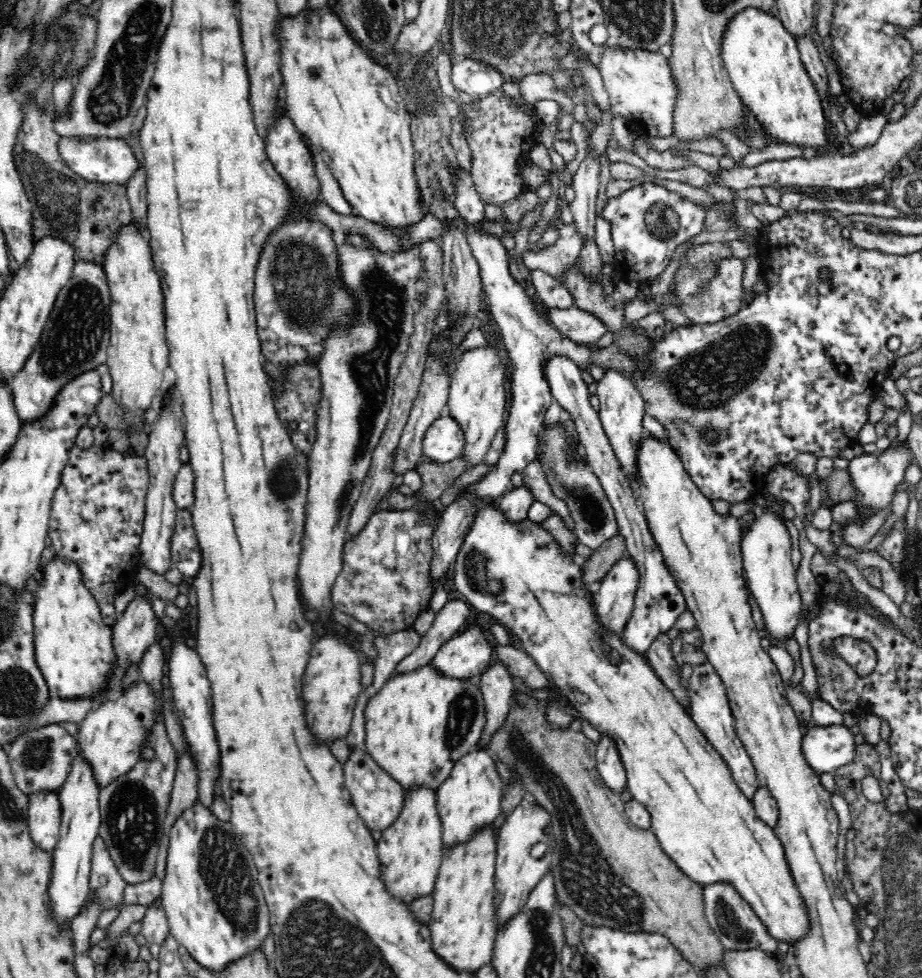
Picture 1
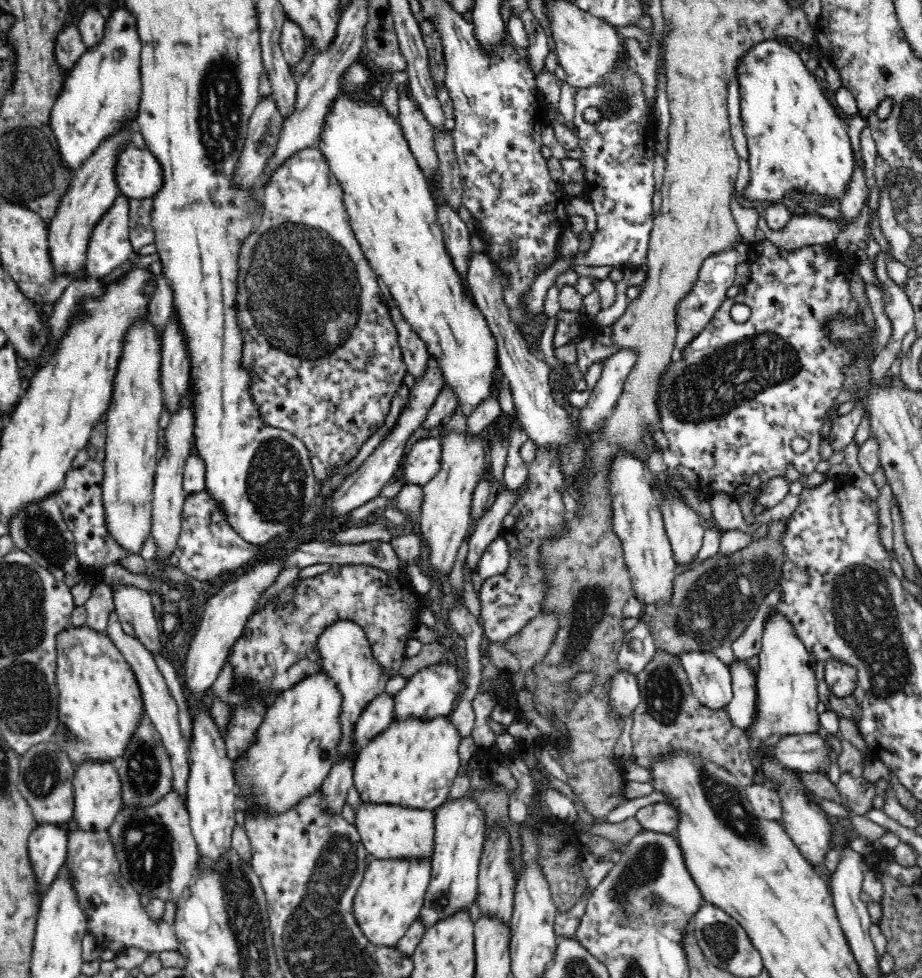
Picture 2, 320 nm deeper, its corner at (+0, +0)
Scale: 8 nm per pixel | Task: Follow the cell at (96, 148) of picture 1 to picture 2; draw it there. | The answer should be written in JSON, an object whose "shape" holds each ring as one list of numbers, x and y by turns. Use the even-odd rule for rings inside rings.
{"shape":[[126,144,118,152,114,175,121,194,131,199,152,199,162,188,161,164,148,149]]}

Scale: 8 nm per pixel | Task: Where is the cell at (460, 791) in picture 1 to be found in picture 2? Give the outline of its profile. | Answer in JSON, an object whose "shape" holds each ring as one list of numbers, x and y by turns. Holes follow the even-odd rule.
{"shape":[[468,797,446,801,435,810,434,849,431,860,431,879,427,886,418,921,430,928,442,918,451,917,459,909,468,909,477,896,479,862,484,845,487,824,483,809]]}

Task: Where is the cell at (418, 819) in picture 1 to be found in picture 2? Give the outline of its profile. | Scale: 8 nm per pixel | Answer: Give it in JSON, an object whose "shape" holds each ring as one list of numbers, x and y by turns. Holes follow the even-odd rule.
{"shape":[[426,858,374,859,366,867,353,908,360,931,370,943,388,947,398,944,398,940,420,916,430,879,431,861]]}

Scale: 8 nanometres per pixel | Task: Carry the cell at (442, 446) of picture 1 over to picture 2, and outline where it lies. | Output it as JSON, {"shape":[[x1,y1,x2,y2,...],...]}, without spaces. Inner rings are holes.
{"shape":[[436,434,413,444,402,462,402,475,399,477,402,484,424,486,430,482,440,470,441,450,440,438]]}

